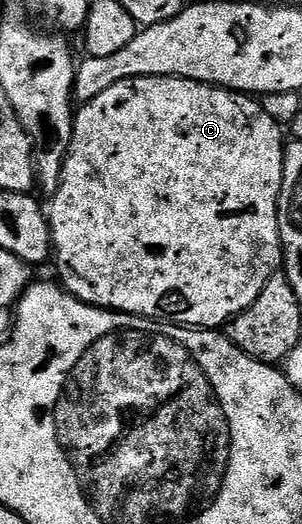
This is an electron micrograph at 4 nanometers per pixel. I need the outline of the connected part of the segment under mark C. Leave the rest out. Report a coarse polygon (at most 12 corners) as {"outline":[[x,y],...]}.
{"outline":[[180,76],[74,113],[53,264],[222,329],[280,271],[284,129]]}

